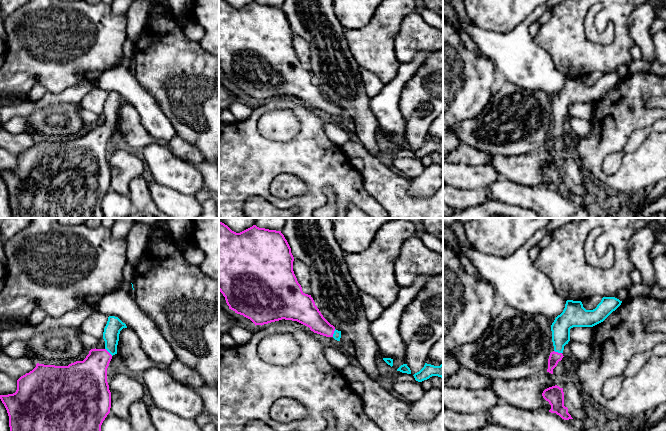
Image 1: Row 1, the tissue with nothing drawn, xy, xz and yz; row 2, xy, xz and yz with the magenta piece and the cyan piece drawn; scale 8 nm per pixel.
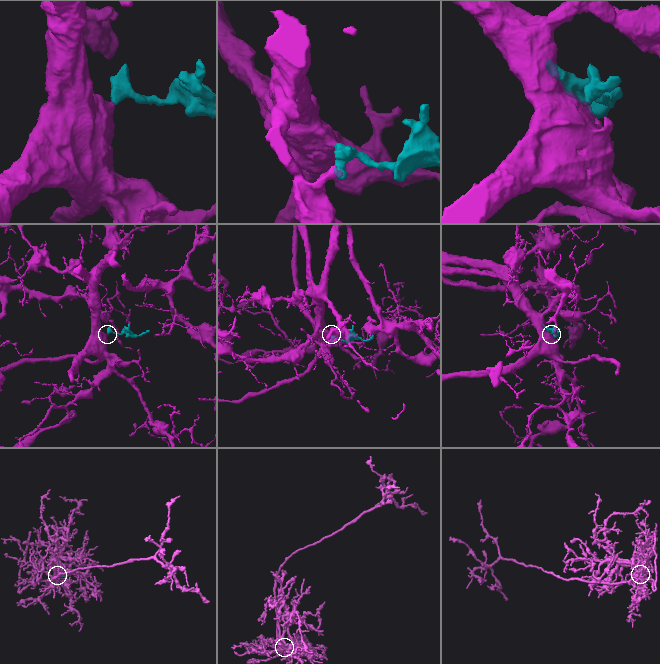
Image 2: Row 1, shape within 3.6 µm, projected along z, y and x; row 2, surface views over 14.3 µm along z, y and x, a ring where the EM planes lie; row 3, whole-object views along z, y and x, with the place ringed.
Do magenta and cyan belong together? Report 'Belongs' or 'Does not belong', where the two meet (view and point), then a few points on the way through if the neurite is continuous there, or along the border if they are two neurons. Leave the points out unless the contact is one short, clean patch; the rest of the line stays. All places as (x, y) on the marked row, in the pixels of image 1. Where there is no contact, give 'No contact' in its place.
Belongs. Touches magenta at xz (333, 333). Path across: xz (309, 315), (319, 325), (333, 333), (337, 334)

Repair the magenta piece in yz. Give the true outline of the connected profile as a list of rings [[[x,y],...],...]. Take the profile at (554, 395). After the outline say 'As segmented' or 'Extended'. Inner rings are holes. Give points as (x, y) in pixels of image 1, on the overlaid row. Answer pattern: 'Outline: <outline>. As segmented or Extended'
Outline: [[[557,385],[549,387],[543,391],[542,396],[551,405],[549,412],[556,413],[564,420],[573,419],[568,413],[568,408],[564,406],[563,388]]]. As segmented

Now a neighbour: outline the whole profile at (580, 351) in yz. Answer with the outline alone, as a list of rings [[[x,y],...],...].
[[[569,341],[568,346],[570,348],[572,358],[587,361],[591,355],[591,346],[582,342]]]

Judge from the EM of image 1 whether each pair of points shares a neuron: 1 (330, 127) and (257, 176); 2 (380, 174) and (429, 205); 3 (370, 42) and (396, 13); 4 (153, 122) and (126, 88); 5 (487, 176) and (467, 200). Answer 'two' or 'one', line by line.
1: two
2: one
3: one
4: one
5: two

